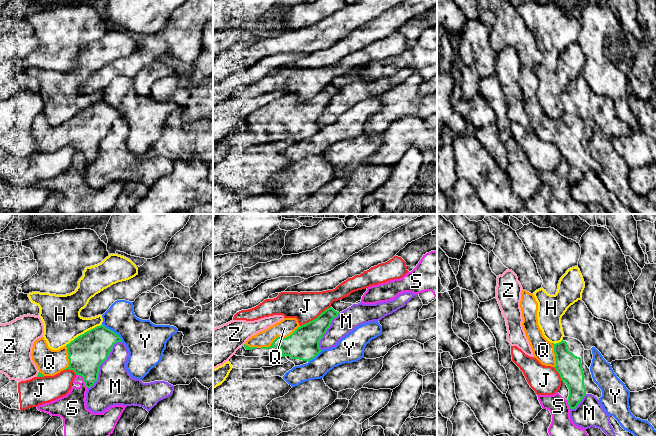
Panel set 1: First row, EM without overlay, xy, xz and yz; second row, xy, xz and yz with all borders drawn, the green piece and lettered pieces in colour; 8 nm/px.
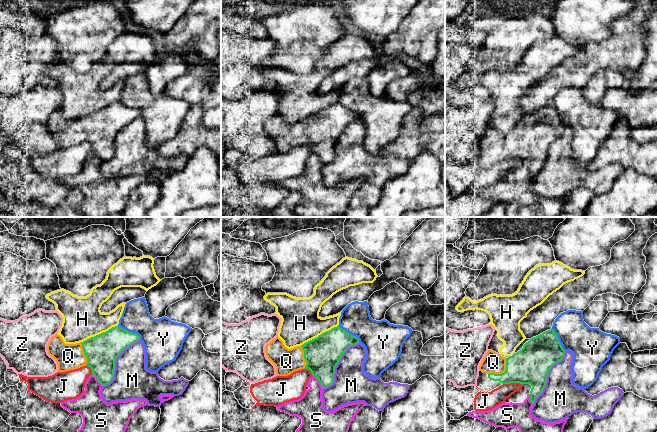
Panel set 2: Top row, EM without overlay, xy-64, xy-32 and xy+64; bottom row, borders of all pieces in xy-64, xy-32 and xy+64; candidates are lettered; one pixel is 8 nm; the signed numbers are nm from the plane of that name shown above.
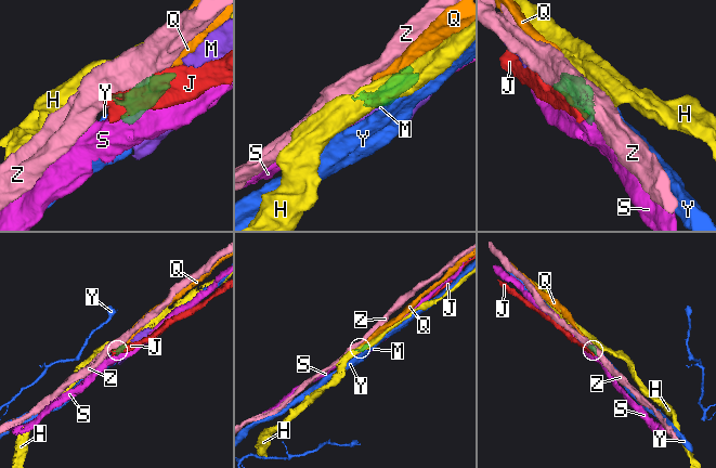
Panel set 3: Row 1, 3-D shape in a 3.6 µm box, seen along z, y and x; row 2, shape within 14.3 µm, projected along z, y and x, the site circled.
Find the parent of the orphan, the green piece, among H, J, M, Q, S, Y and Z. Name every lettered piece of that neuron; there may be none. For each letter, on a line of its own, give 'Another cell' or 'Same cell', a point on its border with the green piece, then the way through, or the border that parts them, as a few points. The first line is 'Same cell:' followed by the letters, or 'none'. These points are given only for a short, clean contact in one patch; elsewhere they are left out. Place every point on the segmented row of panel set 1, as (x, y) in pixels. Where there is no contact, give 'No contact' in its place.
Same cell: Q
H: Another cell. Touches green at xy (84, 333)
J: Another cell. Touches green at xz (316, 318)
M: Another cell. Touches green at xy (101, 363)
Q: Same cell. Touches green at xz (280, 337)
S: Another cell. Touches green at xy (84, 380)
Y: Another cell. Touches green at xy (113, 331)
Z: Another cell. Touches green at xy (38, 374)

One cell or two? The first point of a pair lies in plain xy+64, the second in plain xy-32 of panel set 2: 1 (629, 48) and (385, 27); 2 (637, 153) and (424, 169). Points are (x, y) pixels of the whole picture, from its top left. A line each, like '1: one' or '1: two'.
1: two
2: two

